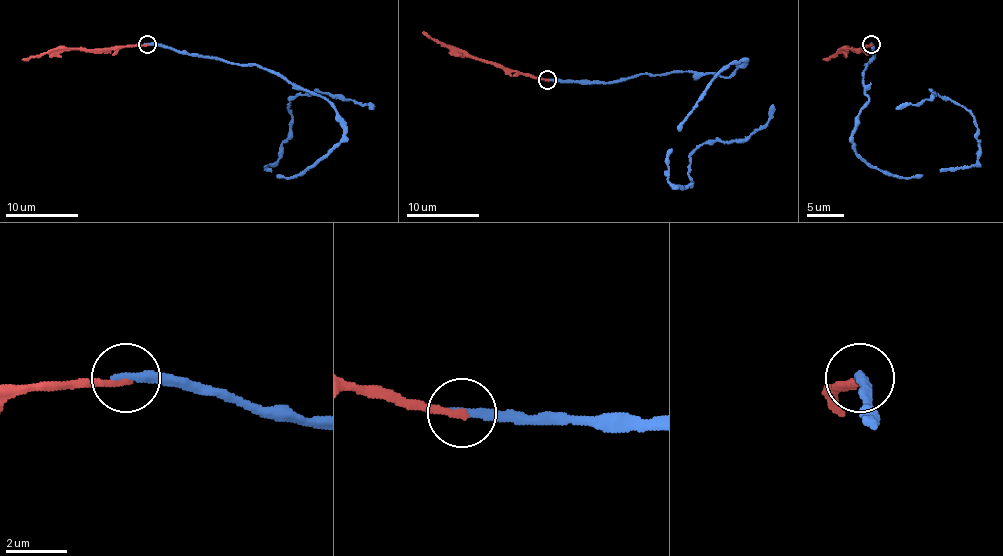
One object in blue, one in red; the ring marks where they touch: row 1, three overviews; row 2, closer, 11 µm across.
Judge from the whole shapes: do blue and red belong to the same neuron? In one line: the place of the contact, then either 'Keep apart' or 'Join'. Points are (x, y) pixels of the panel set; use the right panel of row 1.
Place: (871, 44). Keep apart

